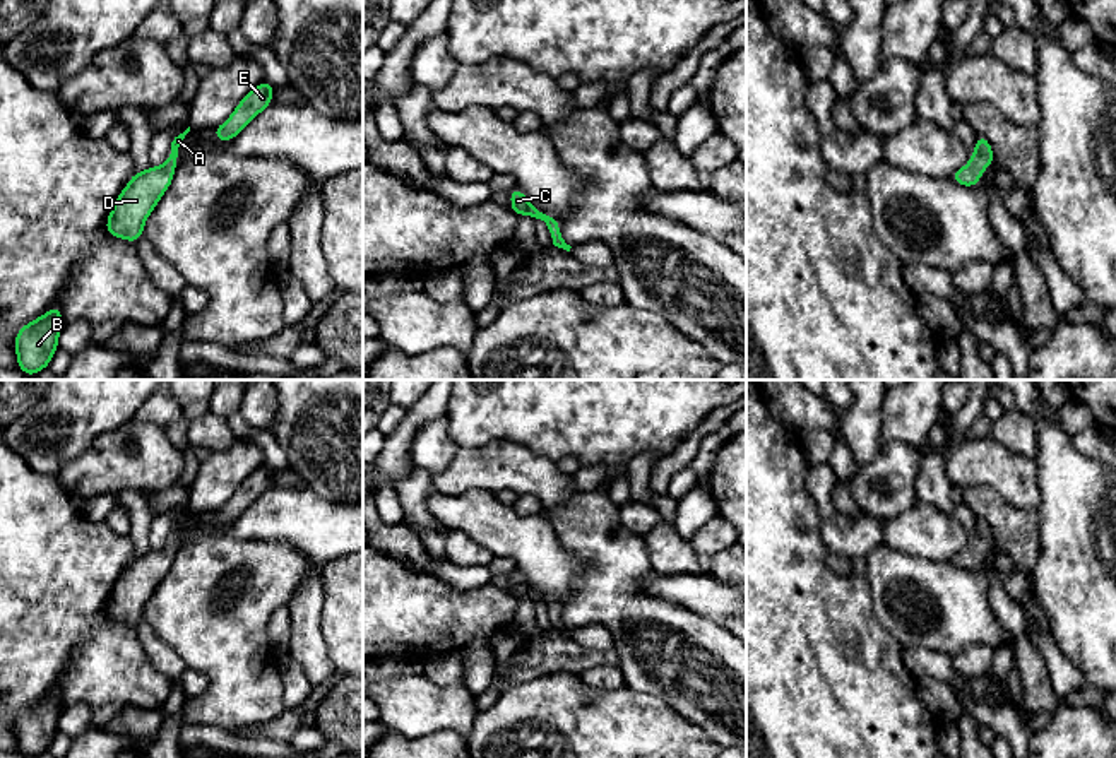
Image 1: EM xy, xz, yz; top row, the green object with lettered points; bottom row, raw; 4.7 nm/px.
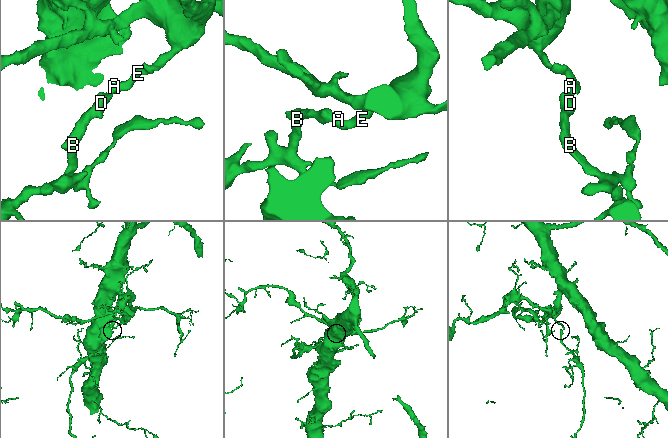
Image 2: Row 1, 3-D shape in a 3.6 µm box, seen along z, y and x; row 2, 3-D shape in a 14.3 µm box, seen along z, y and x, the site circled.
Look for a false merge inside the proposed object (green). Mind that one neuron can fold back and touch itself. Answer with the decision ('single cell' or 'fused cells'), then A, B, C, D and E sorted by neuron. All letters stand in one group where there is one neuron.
single cell; groups A B C D E

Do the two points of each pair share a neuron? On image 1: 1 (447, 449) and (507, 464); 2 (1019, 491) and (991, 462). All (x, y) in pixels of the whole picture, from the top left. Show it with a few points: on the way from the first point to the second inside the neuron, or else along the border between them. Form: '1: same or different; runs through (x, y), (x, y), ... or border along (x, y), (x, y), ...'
1: different; border along (459, 447), (454, 459), (432, 476)
2: same; runs through (1014, 485), (998, 469)

